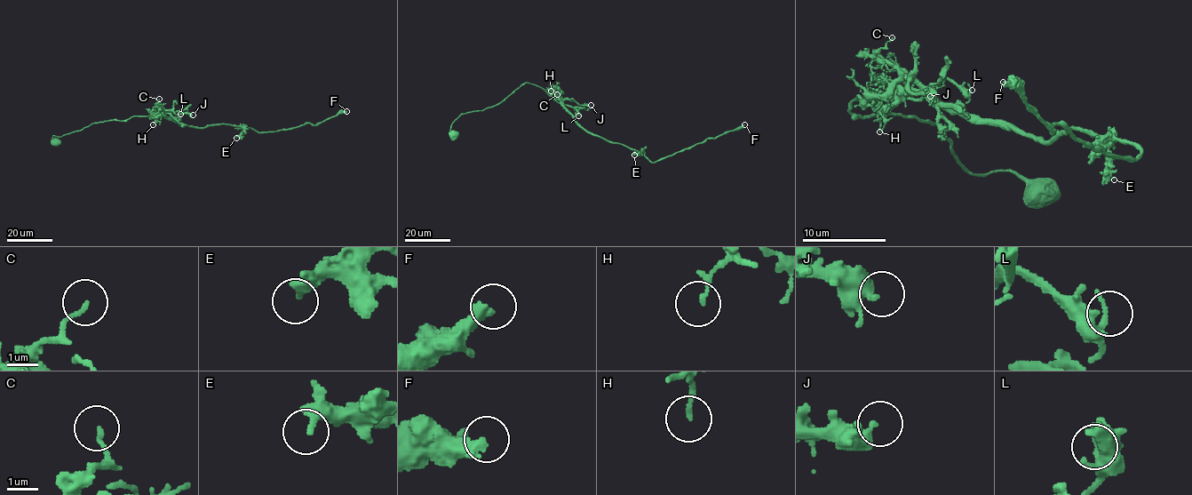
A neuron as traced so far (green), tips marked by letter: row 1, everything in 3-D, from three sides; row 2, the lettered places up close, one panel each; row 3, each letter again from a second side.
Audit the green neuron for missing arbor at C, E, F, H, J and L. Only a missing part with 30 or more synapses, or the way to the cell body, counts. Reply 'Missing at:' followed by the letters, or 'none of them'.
Missing at: F

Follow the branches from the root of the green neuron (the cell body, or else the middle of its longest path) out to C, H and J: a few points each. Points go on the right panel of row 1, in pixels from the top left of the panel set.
C: (1034, 192), (1011, 171), (972, 173), (930, 121), (850, 111), (854, 100), (923, 96), (879, 54), (892, 37)
H: (1034, 192), (1011, 171), (972, 173), (930, 121), (850, 111), (854, 100), (919, 91), (879, 131)
J: (1034, 192), (1011, 171), (972, 173), (930, 121), (850, 111), (854, 100), (921, 98), (910, 79), (930, 96)

